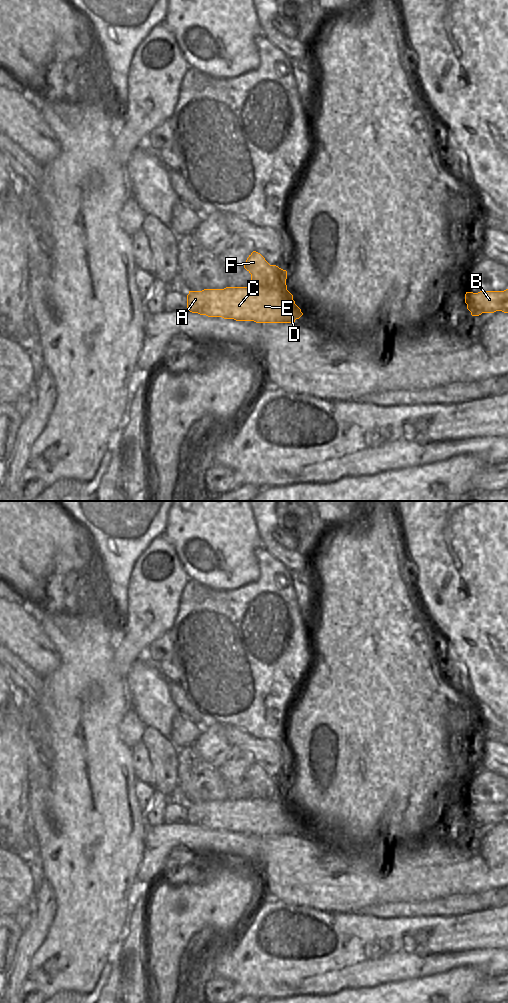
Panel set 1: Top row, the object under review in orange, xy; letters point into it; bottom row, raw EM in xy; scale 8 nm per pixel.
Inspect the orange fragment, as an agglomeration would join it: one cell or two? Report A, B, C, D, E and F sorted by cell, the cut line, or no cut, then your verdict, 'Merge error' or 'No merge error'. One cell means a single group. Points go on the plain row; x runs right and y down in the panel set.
Groups: A B C D E / F. Split along xy (254, 797), (275, 800), (279, 803), (286, 802). Merge error

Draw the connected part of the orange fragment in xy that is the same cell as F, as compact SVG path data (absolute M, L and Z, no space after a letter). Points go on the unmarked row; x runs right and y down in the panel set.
M253 763L247 770L244 780L251 786L252 797L276 801L279 804L287 802L287 783L270 777L260 765Z

